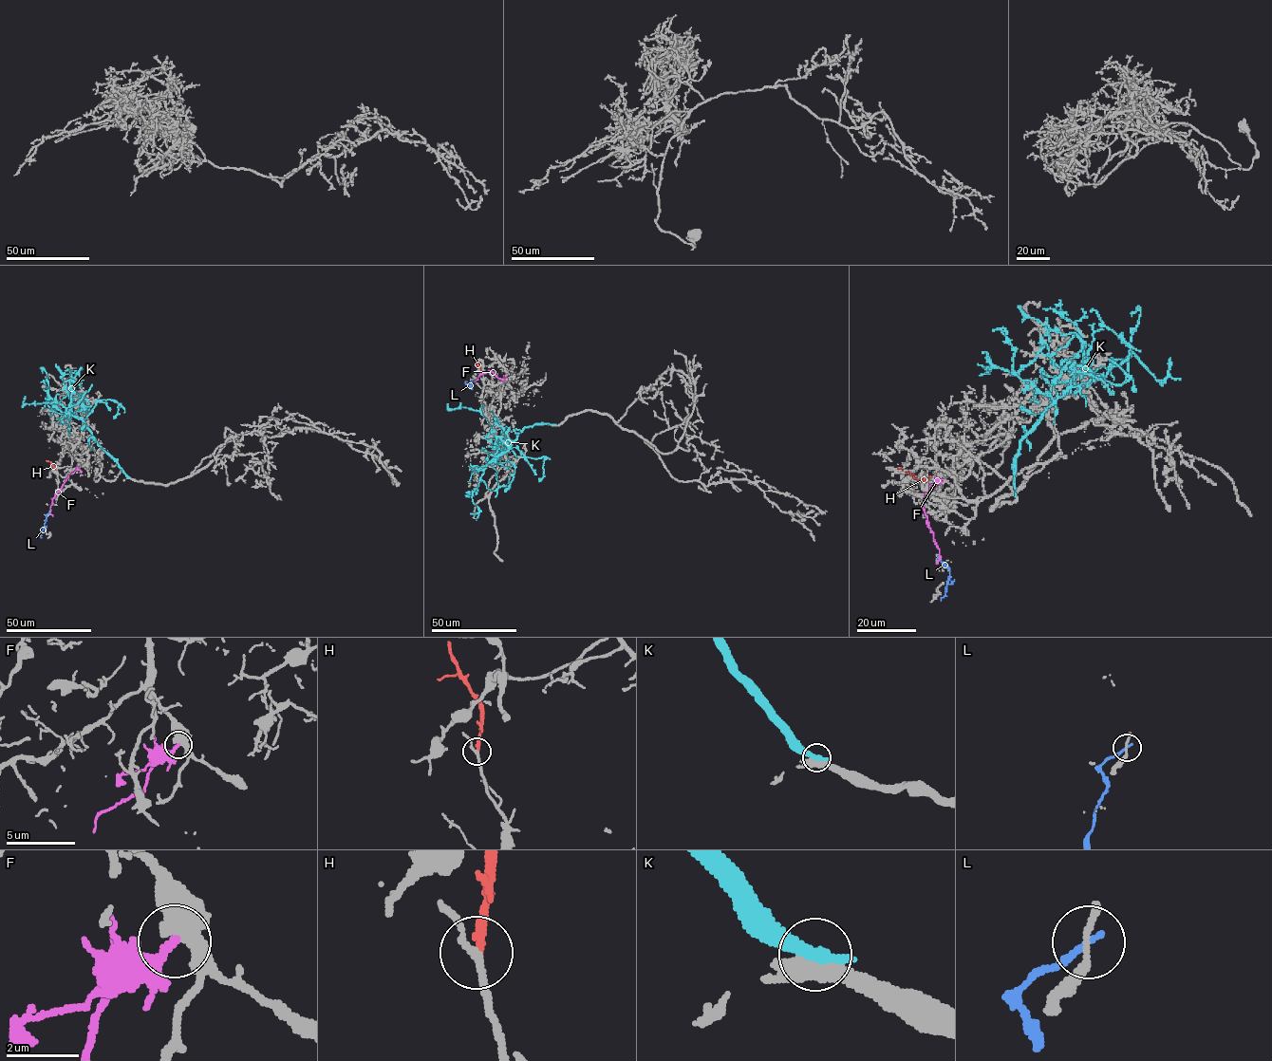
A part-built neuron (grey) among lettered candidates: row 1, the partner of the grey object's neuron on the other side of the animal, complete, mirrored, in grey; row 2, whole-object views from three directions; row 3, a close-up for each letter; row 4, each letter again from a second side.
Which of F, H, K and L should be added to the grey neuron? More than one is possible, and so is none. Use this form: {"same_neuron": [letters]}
{"same_neuron": []}

